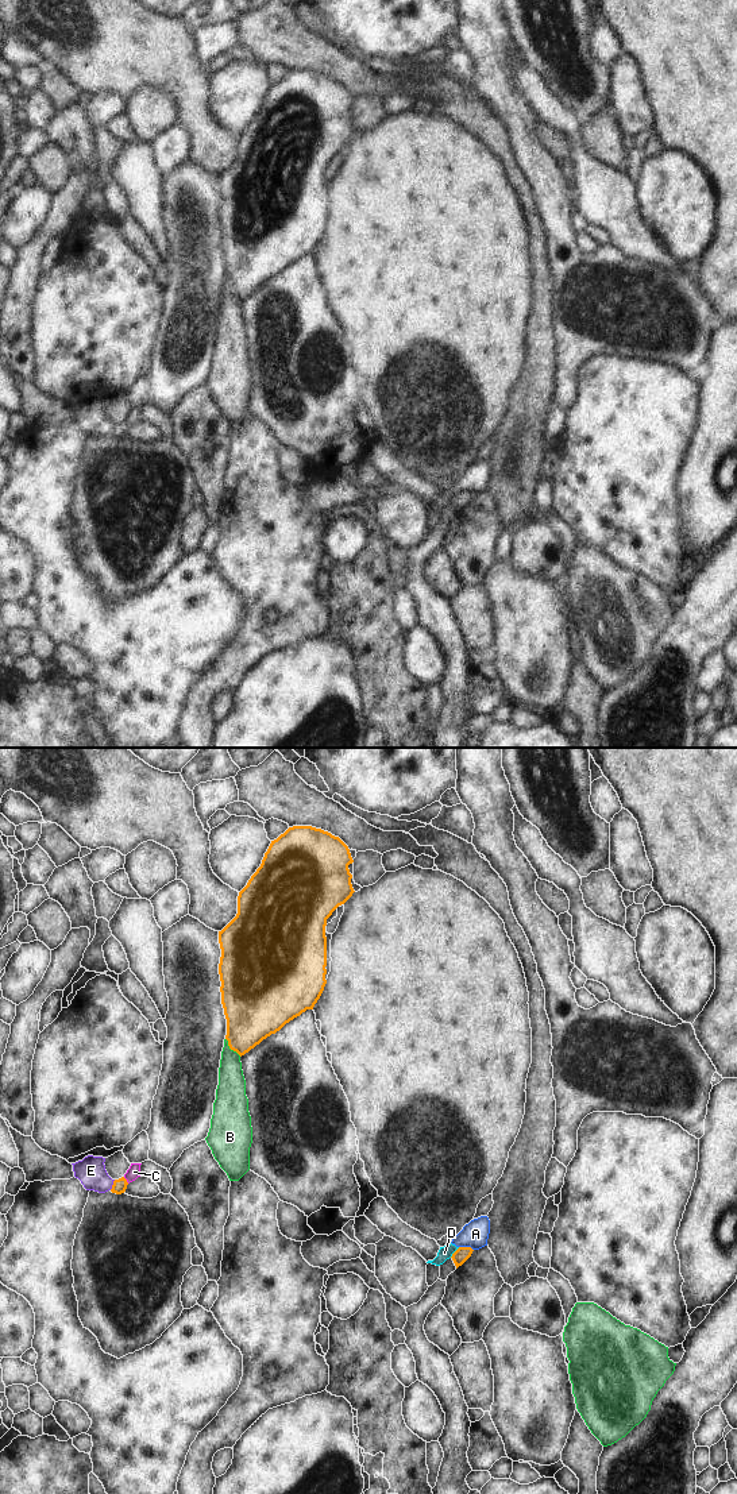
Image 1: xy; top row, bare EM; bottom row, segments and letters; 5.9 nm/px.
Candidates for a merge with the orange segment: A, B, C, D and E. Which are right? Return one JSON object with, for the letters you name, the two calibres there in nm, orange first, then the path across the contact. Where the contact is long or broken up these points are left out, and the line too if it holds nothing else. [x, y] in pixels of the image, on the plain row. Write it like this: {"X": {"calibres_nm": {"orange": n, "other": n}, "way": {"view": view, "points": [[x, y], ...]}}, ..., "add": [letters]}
{"add": []}

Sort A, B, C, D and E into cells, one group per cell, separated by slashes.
A D / B / C / E

